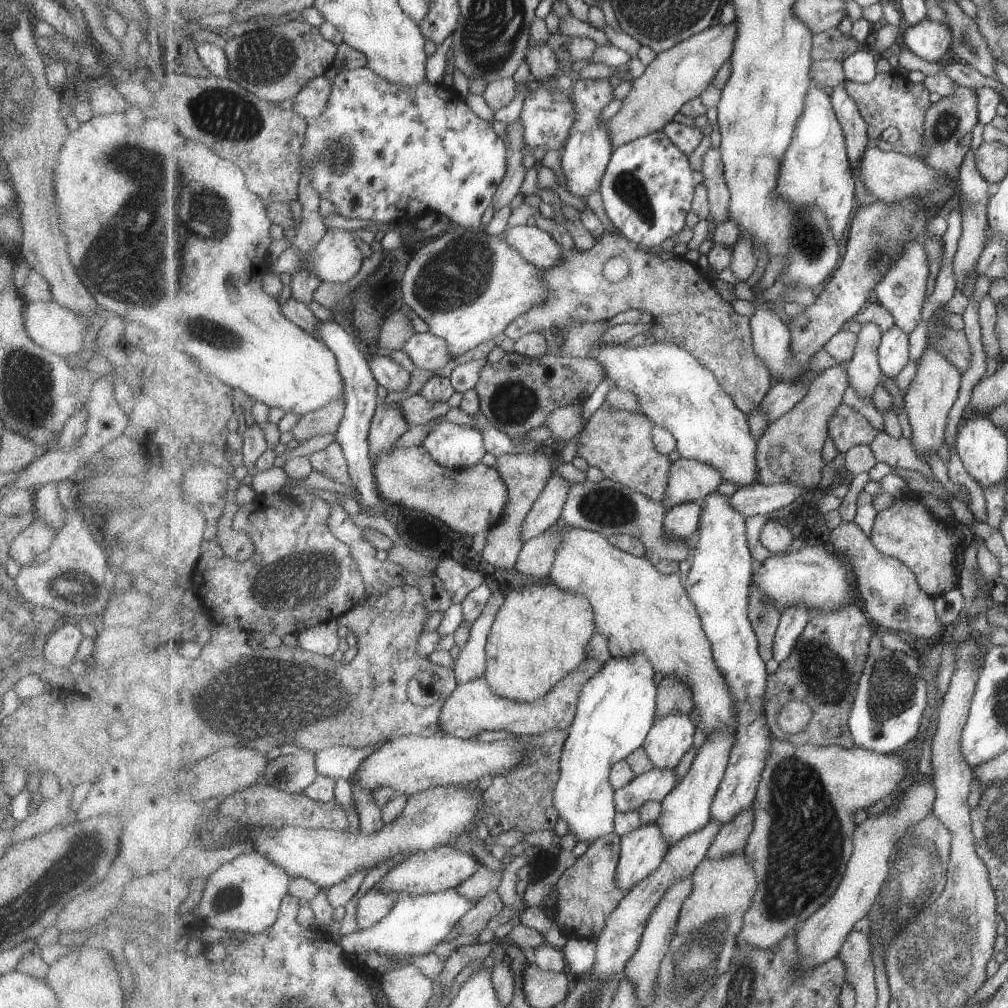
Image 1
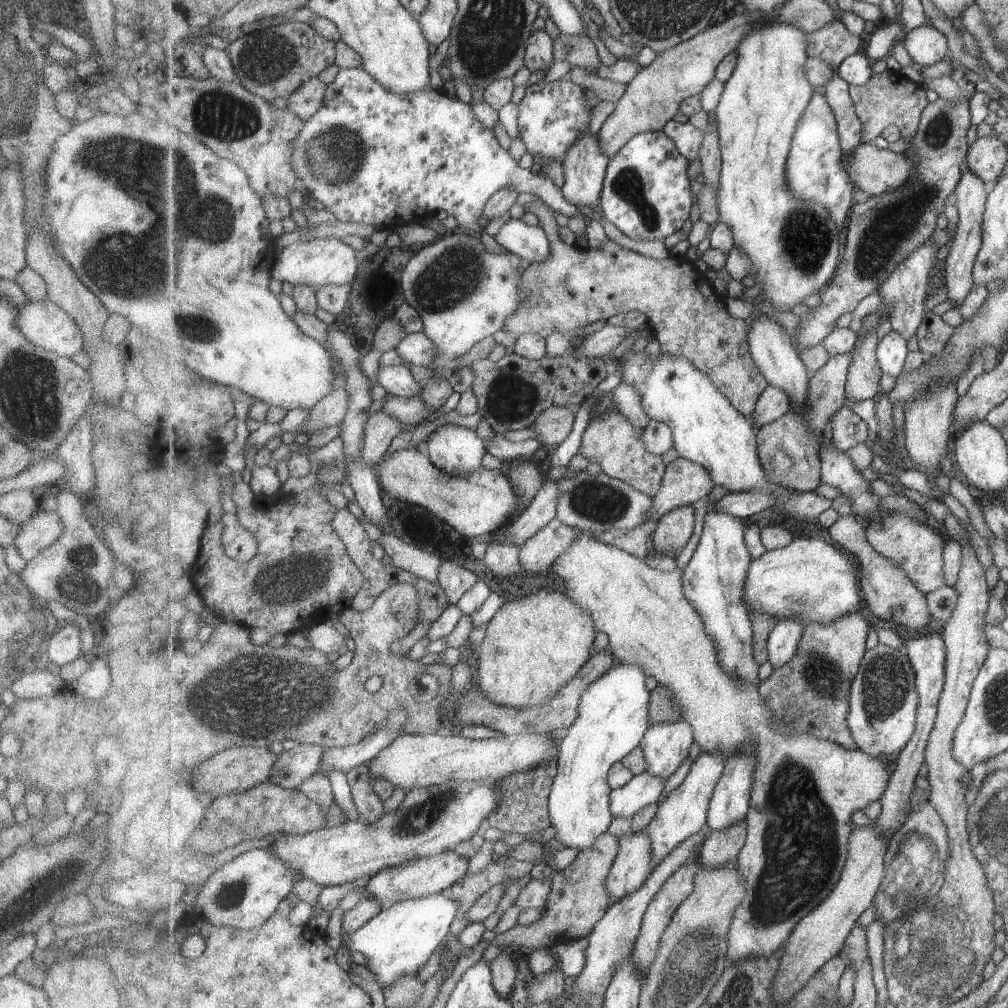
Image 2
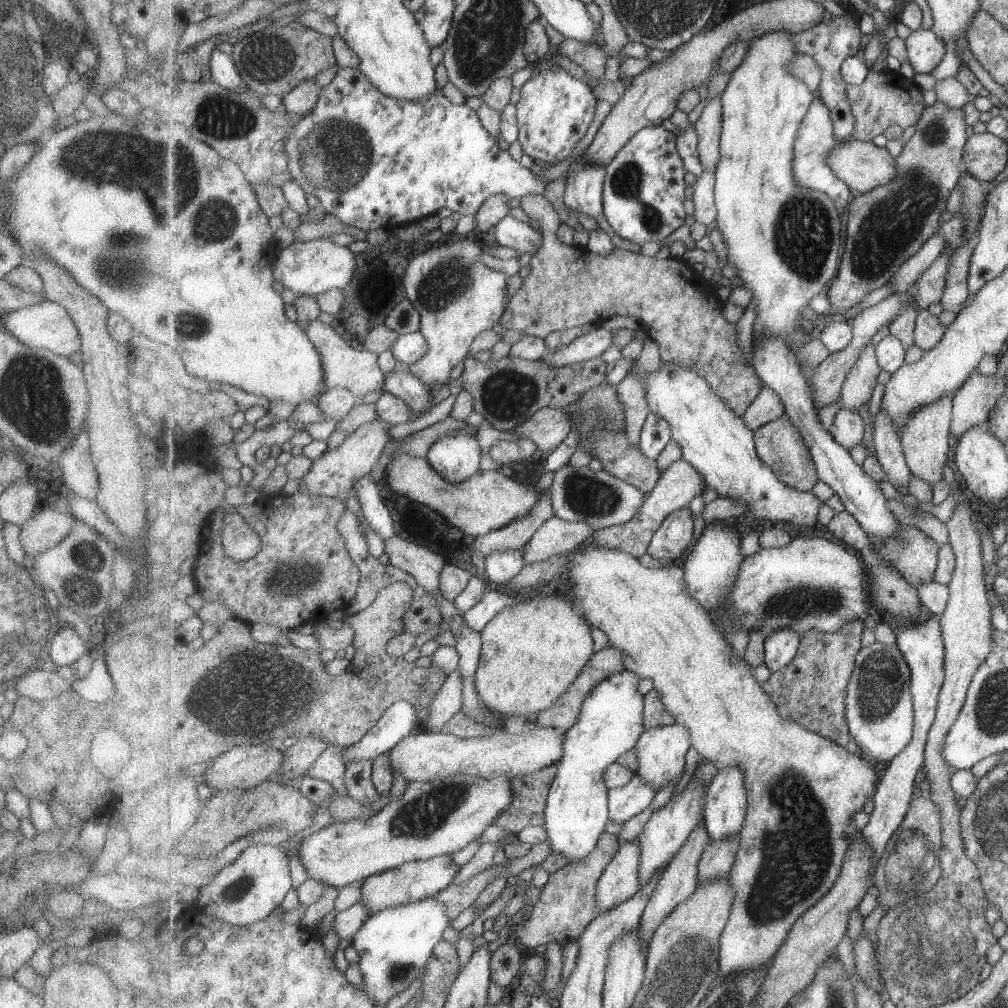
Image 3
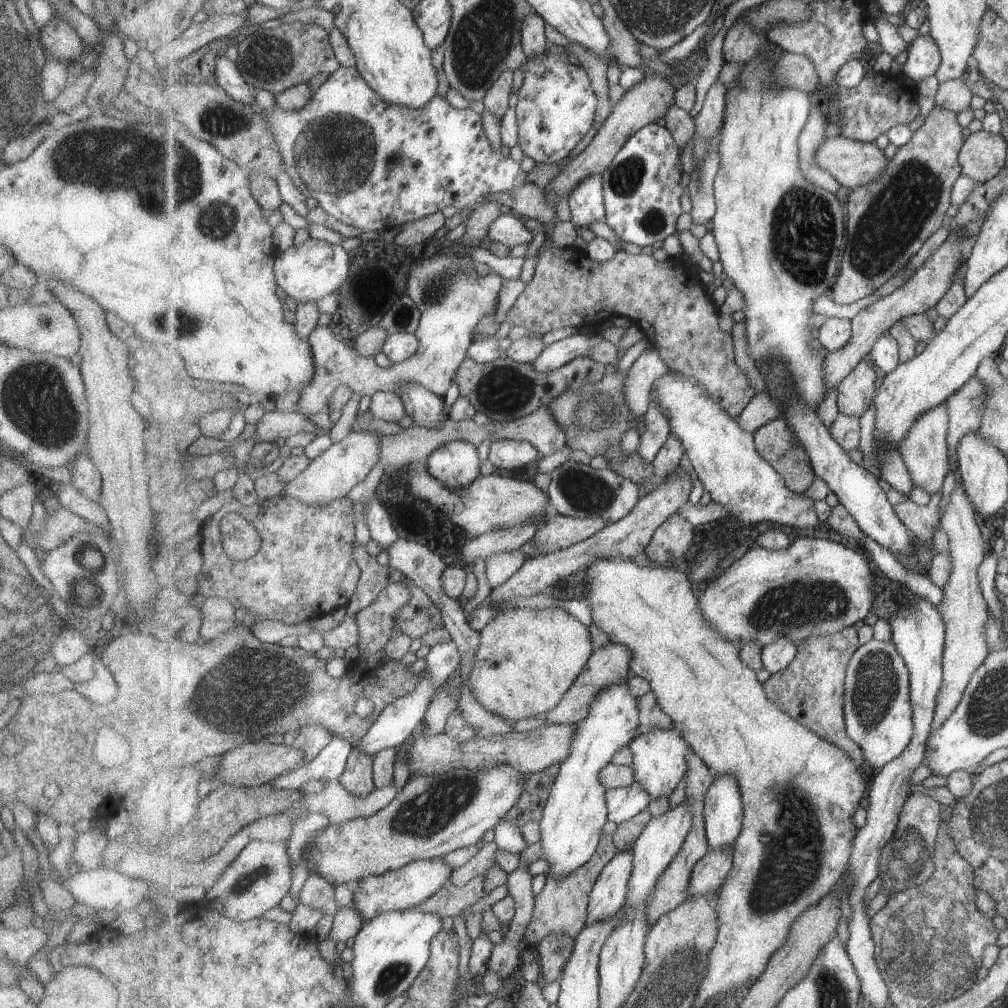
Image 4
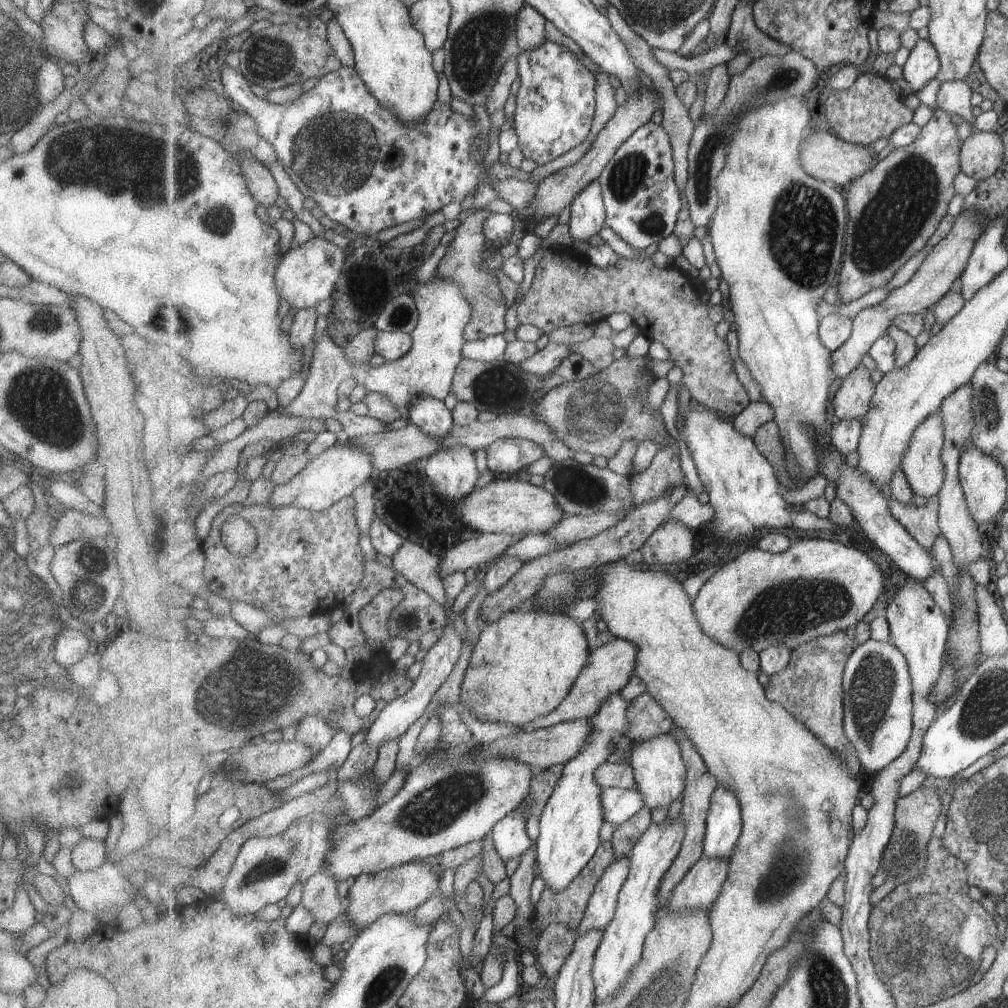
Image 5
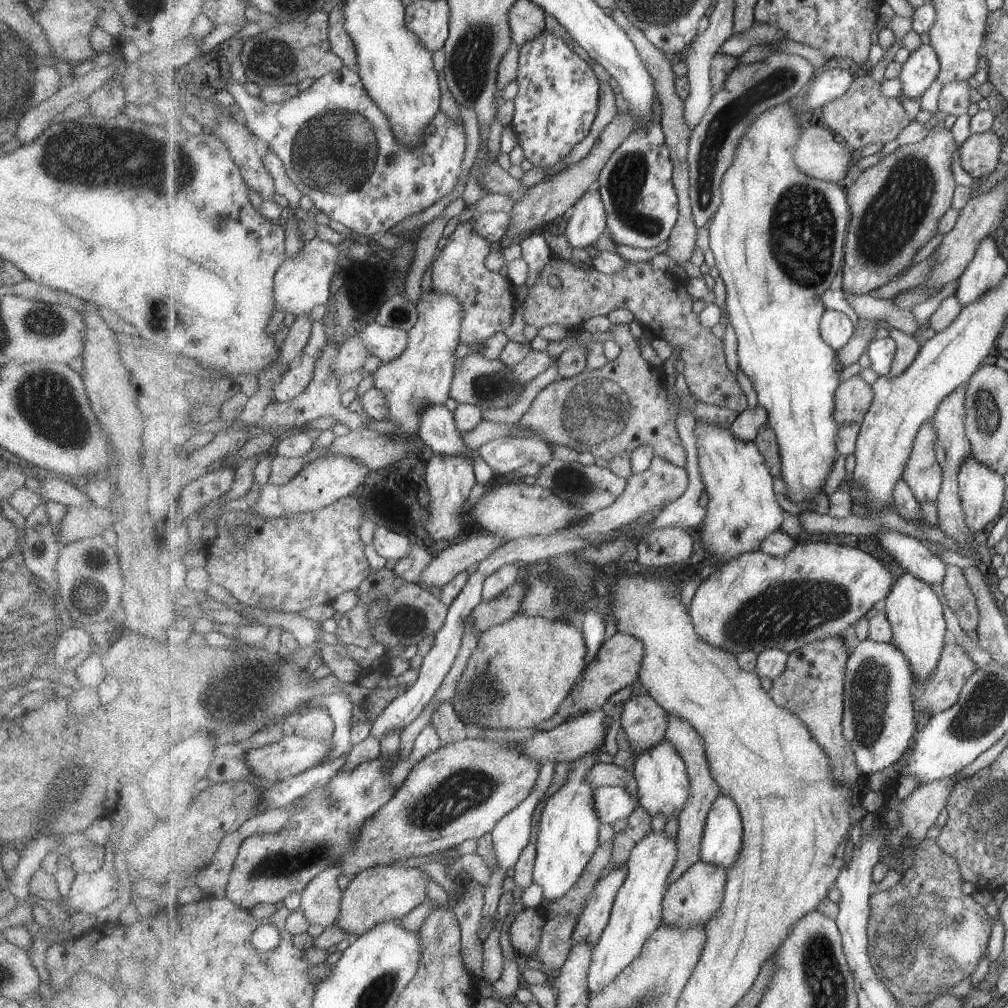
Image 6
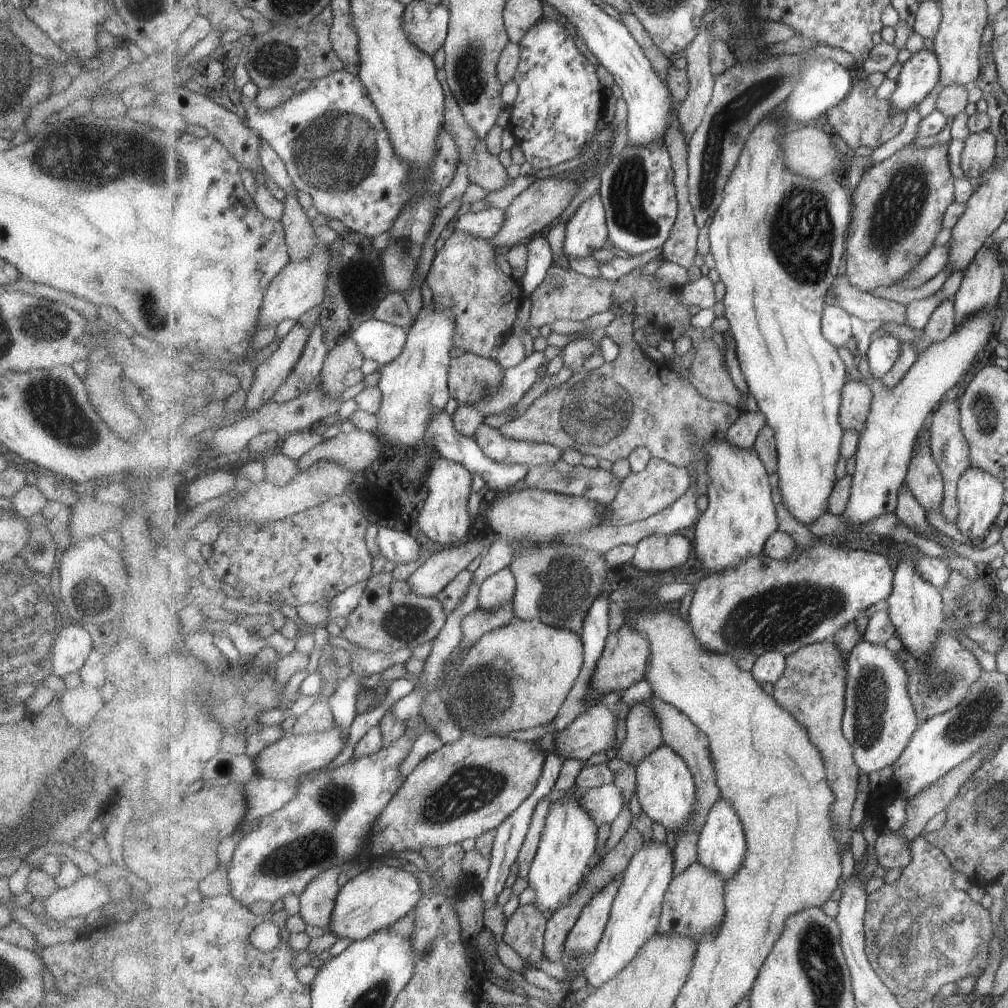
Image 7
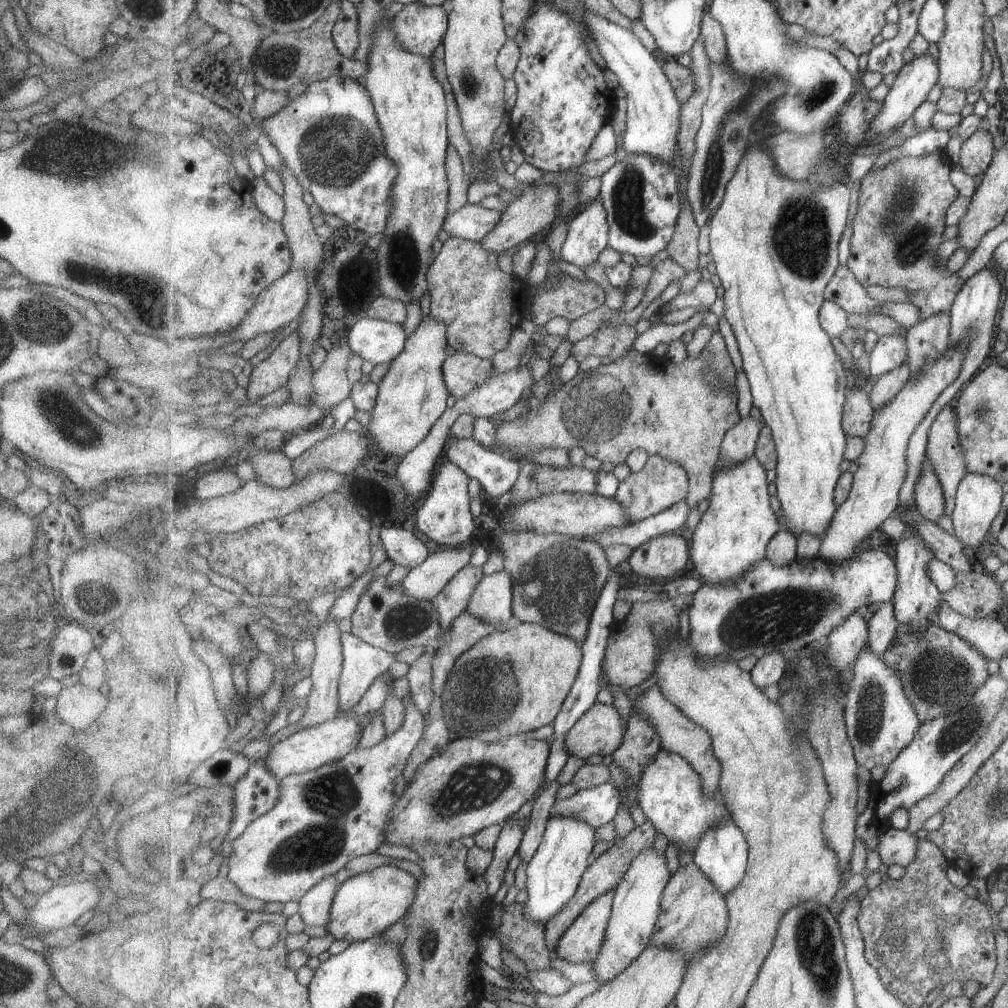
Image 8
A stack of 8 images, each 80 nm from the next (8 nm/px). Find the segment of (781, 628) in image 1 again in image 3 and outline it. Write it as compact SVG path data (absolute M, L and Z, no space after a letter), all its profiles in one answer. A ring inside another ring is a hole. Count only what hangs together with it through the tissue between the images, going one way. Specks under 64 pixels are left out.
M792 628L779 629L766 638L766 666L772 673L787 666L798 655L802 636Z

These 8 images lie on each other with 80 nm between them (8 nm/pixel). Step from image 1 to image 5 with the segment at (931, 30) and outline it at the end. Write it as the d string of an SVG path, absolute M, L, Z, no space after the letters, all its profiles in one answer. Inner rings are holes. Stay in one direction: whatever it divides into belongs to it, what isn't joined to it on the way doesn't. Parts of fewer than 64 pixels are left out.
M918 39L903 66L903 78L911 83L915 93L937 78L941 67L942 59L934 43Z

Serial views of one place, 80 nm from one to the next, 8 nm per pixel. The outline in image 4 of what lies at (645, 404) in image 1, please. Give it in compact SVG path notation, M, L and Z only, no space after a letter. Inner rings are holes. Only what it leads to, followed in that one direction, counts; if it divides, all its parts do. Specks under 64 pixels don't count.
M669 371L660 376L652 392L654 398L672 428L675 435L684 446L684 451L691 462L694 471L701 480L704 490L709 492L713 501L724 504L730 516L744 528L763 521L775 522L781 526L794 526L795 528L813 528L820 520L816 511L815 500L804 493L792 491L775 467L767 462L757 450L754 433L745 430L740 422L733 418L709 393L700 382L677 371Z

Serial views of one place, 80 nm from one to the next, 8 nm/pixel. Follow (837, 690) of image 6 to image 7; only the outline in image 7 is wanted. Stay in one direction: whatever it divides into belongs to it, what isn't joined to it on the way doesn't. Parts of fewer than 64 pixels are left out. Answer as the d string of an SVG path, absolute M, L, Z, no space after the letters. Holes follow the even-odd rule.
M833 639L820 643L813 643L799 649L797 653L787 656L787 668L783 676L773 685L774 699L786 708L809 731L811 740L818 746L826 762L827 776L836 796L832 806L832 819L834 820L834 833L840 840L843 850L849 846L853 831L851 830L851 812L853 804L859 794L859 767L854 759L854 746L851 746L843 730L844 714L846 713L846 678L848 675L847 658L844 652L833 642Z

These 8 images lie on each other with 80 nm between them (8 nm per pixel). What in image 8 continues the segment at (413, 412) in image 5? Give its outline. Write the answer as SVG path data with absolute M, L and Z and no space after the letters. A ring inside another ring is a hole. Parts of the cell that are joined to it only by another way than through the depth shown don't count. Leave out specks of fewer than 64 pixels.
M450 437L444 448L444 458L460 466L470 478L475 478L481 484L482 488L489 497L497 498L507 494L515 483L519 480L524 463L519 460L507 458L505 455L496 453L477 442L474 438L458 439Z

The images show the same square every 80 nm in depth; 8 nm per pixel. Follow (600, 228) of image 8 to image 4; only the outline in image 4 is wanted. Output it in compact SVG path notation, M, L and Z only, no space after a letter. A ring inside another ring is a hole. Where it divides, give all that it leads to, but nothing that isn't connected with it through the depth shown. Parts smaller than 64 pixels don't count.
M593 175L582 180L570 192L568 205L573 222L591 228L595 221L605 220L606 199L604 198L604 176Z

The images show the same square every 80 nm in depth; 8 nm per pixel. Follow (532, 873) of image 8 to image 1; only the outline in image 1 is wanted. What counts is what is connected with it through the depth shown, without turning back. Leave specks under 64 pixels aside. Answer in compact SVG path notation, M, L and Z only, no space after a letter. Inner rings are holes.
M647 655L612 657L583 687L578 712L566 735L560 759L560 781L554 790L554 805L558 816L567 822L570 832L578 841L594 841L616 832L618 809L615 804L616 790L610 783L610 772L619 761L644 746L647 735L658 718L658 685L655 684L655 674L657 671Z

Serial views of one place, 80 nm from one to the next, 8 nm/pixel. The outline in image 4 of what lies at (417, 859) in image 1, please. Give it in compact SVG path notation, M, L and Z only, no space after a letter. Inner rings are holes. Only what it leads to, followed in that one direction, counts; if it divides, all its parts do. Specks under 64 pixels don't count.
M444 857L413 861L400 869L386 872L384 875L362 878L355 890L353 906L367 921L381 913L421 906L449 882L451 874L453 874L453 867L444 861Z

